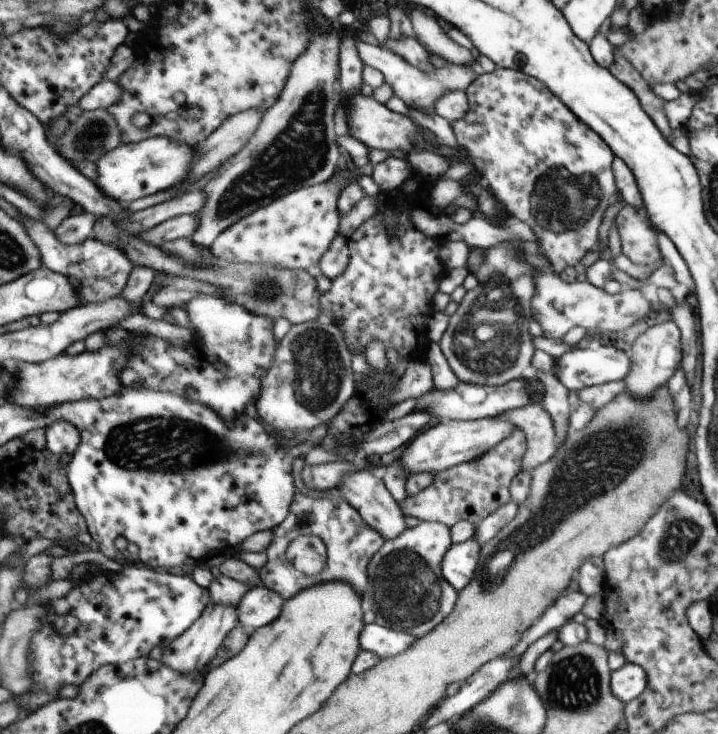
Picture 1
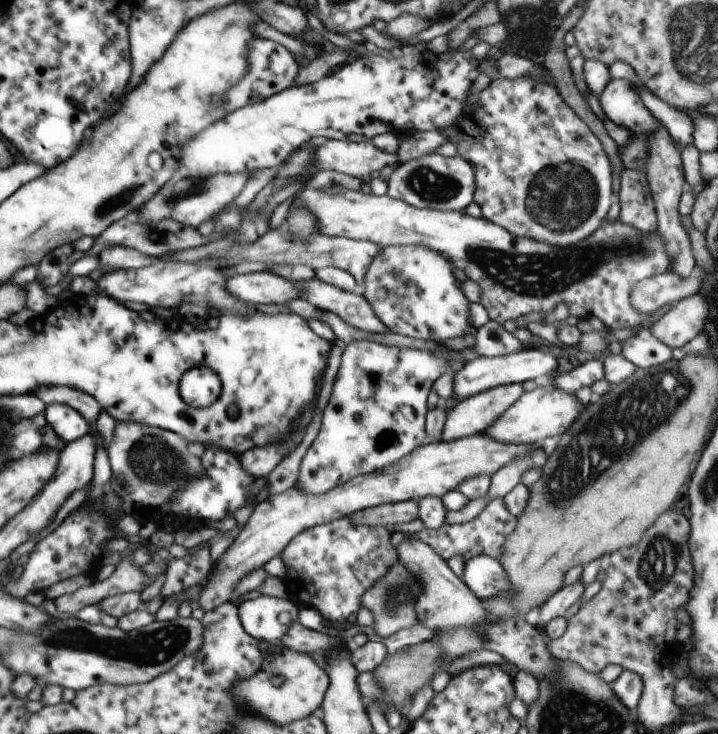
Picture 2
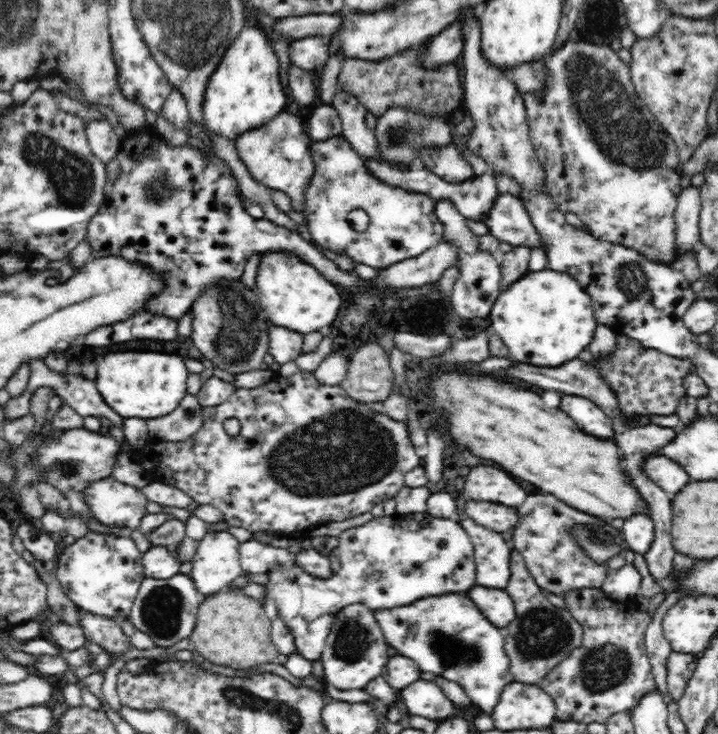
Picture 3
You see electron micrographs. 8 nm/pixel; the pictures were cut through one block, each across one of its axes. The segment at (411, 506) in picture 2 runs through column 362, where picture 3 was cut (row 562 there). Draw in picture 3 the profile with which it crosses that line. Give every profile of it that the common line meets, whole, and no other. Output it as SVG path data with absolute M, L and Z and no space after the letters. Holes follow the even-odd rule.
M514 548L510 552L510 581L503 590L514 603L514 619L505 626L504 648L510 661L511 682L539 685L540 681L558 663L578 648L582 642L582 627L564 608L554 606L548 601L531 576L523 556Z

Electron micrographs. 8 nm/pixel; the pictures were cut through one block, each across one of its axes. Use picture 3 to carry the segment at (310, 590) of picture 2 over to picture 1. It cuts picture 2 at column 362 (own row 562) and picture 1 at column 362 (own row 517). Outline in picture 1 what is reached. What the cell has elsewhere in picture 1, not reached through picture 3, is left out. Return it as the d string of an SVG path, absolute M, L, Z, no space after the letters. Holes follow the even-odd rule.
M298 493L287 517L271 532L272 540L265 553L265 565L256 570L259 586L277 592L285 600L317 582L343 580L353 584L360 596L367 599L367 569L377 550L384 545L385 538L368 526L345 499L315 499Z

